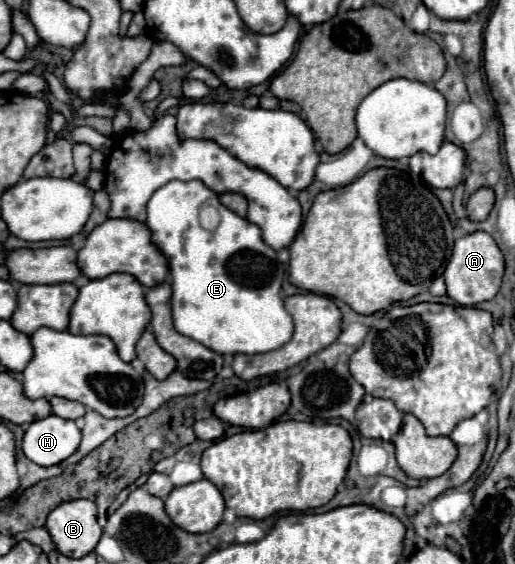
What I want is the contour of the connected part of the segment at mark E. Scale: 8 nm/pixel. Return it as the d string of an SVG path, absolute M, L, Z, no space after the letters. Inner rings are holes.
M172 180L158 188L148 200L148 220L146 226L152 236L152 244L164 254L170 278L172 278L172 320L174 328L204 344L218 354L260 354L280 348L290 340L294 326L292 316L286 312L280 288L282 288L282 264L276 258L274 248L266 246L260 228L246 218L224 208L214 192L206 188L200 180L180 182ZM202 206L216 206L222 212L222 220L214 232L204 230L198 222L198 212Z

